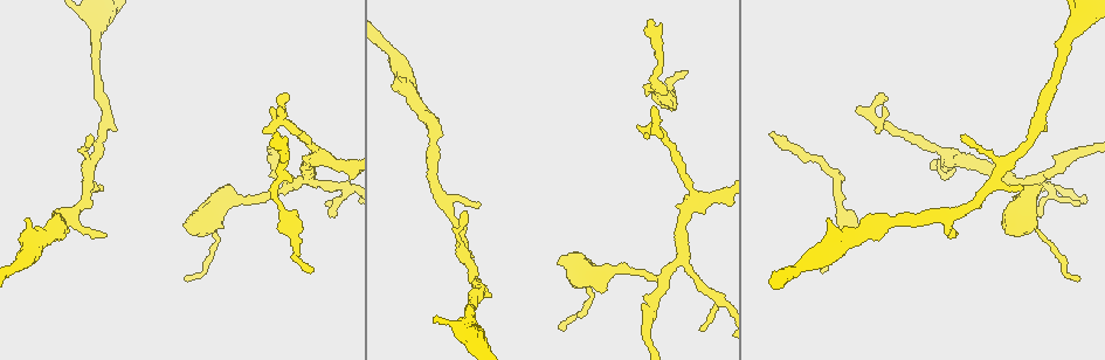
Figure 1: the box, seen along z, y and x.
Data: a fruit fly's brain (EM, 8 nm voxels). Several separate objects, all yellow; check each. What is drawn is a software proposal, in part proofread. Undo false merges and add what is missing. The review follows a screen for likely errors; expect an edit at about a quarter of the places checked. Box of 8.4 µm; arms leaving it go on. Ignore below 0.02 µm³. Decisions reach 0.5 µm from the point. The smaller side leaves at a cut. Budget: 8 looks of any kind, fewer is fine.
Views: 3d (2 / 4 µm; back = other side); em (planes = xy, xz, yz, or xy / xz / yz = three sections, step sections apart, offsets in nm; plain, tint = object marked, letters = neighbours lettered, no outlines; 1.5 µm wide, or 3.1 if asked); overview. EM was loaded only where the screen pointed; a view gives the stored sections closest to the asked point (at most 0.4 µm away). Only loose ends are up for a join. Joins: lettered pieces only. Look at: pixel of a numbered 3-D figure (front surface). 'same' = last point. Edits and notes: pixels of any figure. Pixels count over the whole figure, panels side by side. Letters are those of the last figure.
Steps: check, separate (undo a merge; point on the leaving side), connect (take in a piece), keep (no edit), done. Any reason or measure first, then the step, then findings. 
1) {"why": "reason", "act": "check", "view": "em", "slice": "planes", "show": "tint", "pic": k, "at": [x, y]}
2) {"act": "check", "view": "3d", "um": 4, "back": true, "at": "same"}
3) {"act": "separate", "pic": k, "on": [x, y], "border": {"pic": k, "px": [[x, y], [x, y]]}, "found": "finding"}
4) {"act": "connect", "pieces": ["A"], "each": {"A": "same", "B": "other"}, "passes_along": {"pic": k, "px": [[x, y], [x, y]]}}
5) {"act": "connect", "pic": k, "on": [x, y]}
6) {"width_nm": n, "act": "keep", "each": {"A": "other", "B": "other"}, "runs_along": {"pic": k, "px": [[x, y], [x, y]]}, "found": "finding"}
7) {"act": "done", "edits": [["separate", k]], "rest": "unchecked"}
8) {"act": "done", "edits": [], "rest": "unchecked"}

{"why": "thin end", "act": "check", "view": "3d", "um": 2, "pic": 1, "at": [951, 236]}

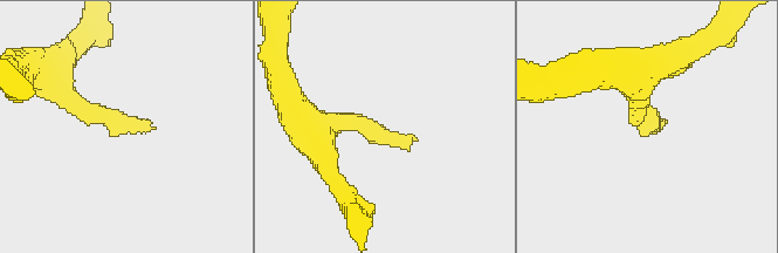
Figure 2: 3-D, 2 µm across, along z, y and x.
{"why": "shape alone is not enough", "act": "check", "view": "em", "slice": "xy", "step": 8, "show": "letters", "pic": 2, "at": [652, 124]}

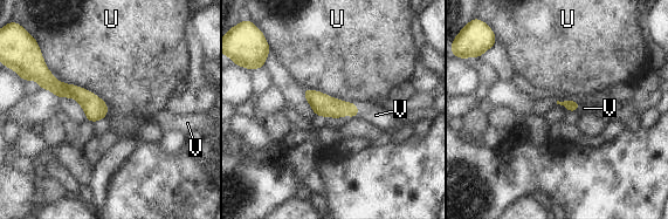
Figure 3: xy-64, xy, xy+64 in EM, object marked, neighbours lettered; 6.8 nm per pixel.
{"why": "another direction", "act": "check", "view": "em", "slice": "planes", "show": "letters", "at": "same"}

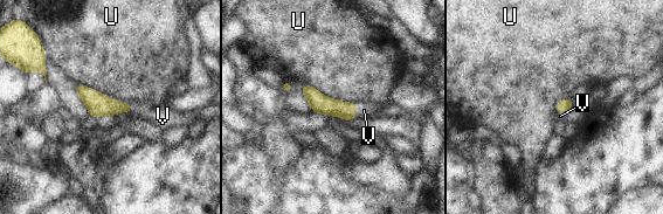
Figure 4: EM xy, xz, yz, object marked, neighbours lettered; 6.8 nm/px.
{"act": "connect", "pieces": ["V"], "each": {"U": "other", "V": "same"}, "passes_along": {"pic": 4, "px": [[320, 104], [356, 112], [364, 110]]}, "found": "it goes on there"}

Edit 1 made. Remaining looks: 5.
{"why": "redraw", "act": "check", "view": "overview"}

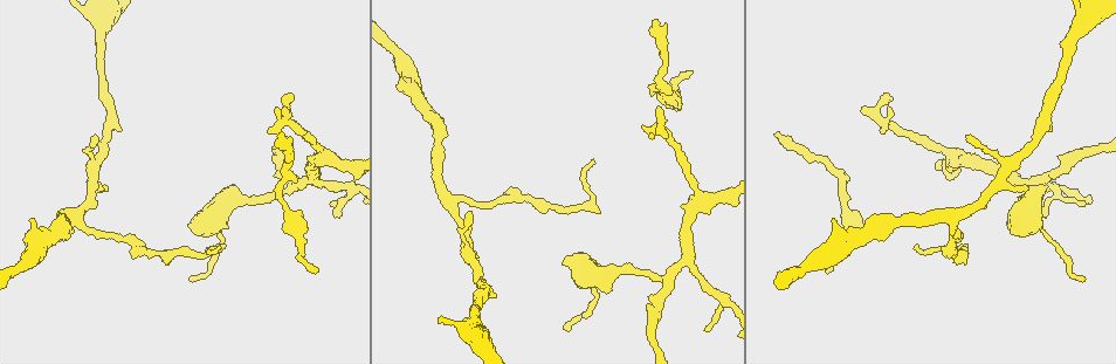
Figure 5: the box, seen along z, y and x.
{"why": "end of a long branch", "act": "check", "view": "em", "slice": "planes", "show": "plain", "pic": 5, "at": [593, 161]}

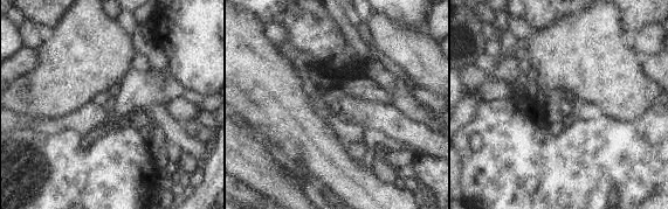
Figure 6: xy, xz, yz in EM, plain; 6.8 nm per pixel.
{"why": "with the object marked", "act": "check", "view": "em", "slice": "planes", "show": "tint", "at": "same"}

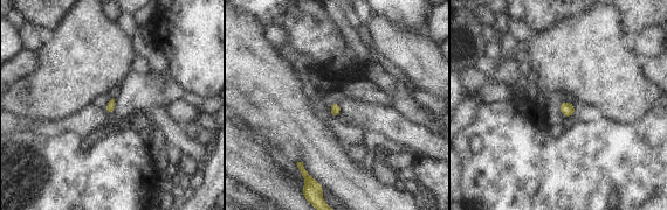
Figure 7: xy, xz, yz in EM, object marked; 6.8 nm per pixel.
{"why": "what lies round it", "act": "check", "view": "em", "slice": "planes", "show": "letters", "at": "same"}

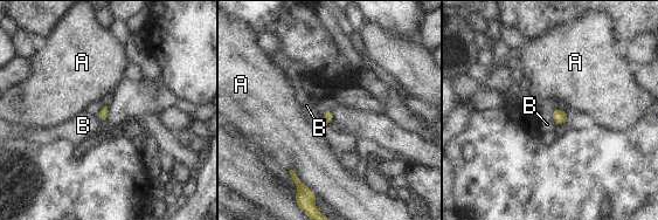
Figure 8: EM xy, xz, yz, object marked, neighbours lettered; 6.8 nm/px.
{"act": "keep", "each": {"A": "other", "B": "other"}, "border": {"pic": 8, "px": [[549, 115], [558, 124]]}, "found": "no lettered piece goes on from it"}

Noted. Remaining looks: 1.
{"act": "done", "edits": [["connect", 4]], "rest": "unchecked"}

